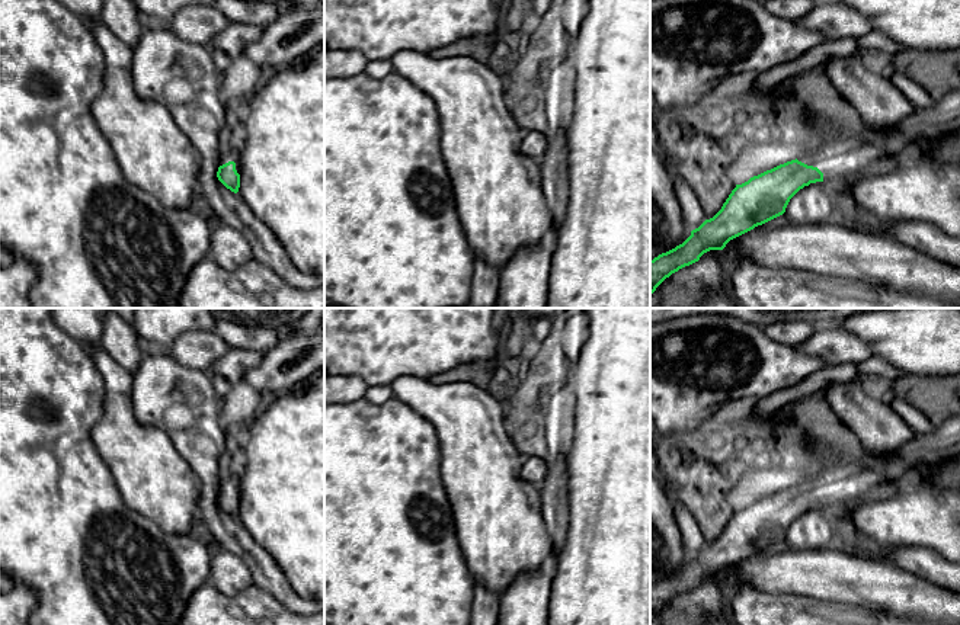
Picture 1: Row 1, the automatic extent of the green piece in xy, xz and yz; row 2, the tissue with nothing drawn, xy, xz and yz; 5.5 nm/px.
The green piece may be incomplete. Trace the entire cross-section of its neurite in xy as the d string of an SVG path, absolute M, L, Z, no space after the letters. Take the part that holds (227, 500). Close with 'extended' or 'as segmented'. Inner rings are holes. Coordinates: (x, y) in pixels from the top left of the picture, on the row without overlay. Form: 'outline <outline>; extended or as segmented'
outline M224 472L217 497L218 506L231 517L237 519L240 513L240 475Z; extended

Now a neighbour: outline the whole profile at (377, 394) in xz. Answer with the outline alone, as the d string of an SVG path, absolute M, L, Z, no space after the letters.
M368 385L368 390L365 392L365 398L372 404L385 403L393 397L394 394L393 394L391 385Z

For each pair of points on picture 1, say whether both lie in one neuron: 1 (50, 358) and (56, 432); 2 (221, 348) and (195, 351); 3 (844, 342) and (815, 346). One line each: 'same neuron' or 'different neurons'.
1: same neuron
2: same neuron
3: same neuron

